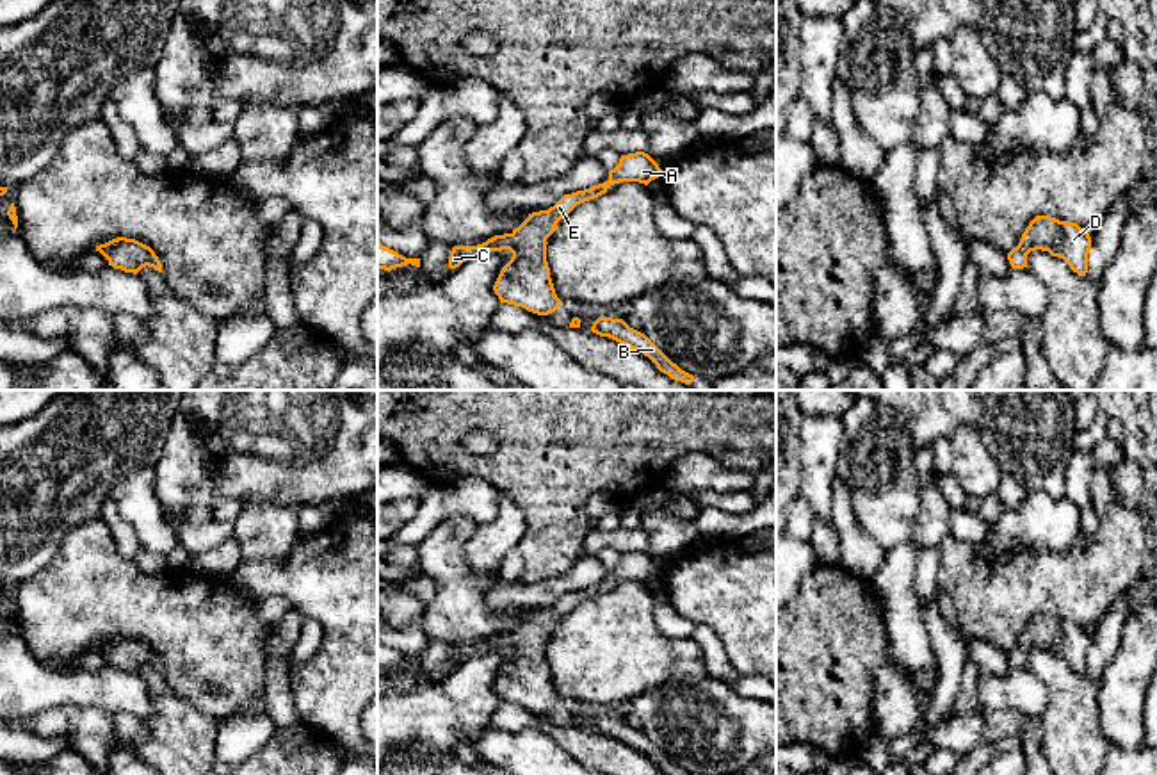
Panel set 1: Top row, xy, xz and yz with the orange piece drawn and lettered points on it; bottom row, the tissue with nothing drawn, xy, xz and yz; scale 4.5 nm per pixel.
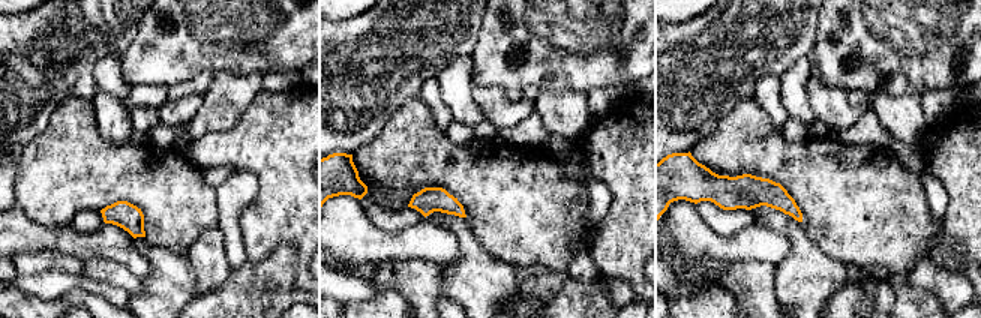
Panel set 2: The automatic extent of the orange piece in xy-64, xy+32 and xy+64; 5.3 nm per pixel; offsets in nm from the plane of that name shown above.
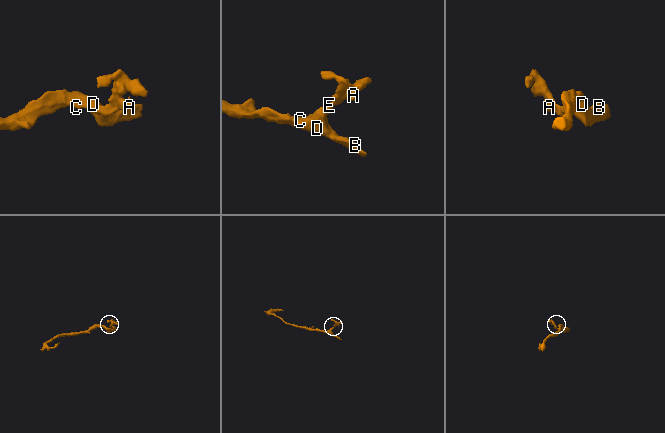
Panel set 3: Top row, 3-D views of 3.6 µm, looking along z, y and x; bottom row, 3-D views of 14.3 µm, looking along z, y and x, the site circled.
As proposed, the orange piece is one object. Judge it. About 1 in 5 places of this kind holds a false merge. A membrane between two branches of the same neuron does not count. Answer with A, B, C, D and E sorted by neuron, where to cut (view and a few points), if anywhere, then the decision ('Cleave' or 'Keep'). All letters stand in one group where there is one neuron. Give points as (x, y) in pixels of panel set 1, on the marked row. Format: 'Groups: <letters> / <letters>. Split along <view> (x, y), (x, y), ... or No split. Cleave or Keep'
Groups: A B C D E. No split. Keep

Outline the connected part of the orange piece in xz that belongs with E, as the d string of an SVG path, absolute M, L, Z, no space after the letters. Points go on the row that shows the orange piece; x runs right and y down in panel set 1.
M644 151L621 155L619 164L609 171L609 180L584 191L564 194L548 210L529 214L511 233L495 235L477 246L454 246L449 267L491 251L509 249L511 260L502 267L493 290L500 303L522 306L538 315L548 315L562 303L554 289L546 262L546 239L555 232L557 223L577 205L607 192L611 184L639 182L648 185L660 176L659 164Z

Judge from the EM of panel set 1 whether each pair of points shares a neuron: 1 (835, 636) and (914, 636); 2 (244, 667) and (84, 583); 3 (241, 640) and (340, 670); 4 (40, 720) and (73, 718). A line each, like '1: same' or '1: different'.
1: different
2: same
3: different
4: same

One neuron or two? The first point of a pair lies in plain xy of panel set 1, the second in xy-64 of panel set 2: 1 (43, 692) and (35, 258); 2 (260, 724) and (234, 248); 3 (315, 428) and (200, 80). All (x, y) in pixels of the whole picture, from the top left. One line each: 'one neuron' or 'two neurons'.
1: two neurons
2: two neurons
3: two neurons

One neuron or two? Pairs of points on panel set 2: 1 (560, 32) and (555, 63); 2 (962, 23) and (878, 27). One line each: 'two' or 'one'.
1: one
2: one

